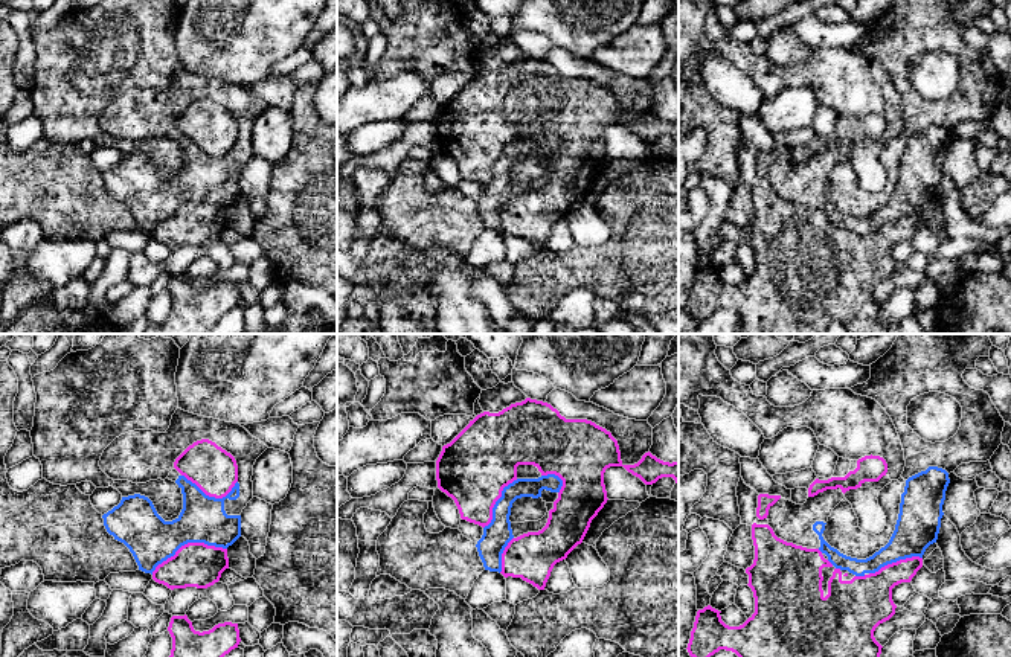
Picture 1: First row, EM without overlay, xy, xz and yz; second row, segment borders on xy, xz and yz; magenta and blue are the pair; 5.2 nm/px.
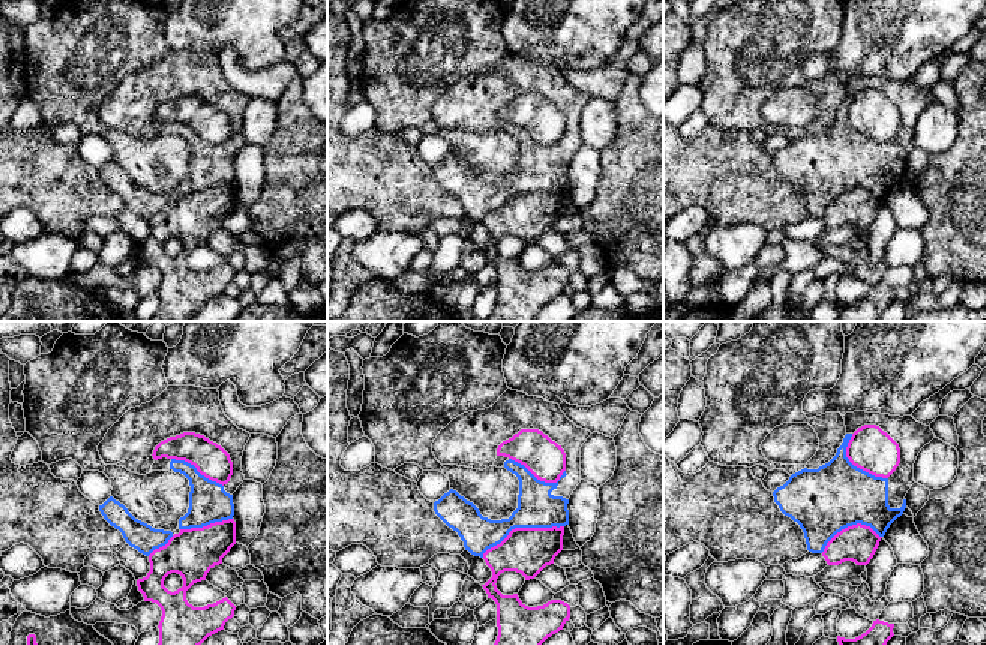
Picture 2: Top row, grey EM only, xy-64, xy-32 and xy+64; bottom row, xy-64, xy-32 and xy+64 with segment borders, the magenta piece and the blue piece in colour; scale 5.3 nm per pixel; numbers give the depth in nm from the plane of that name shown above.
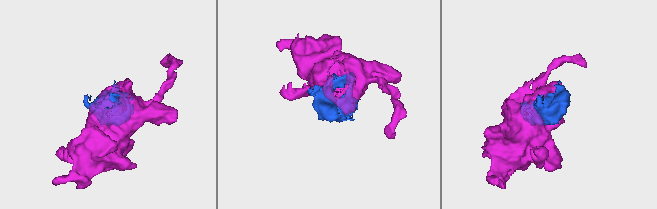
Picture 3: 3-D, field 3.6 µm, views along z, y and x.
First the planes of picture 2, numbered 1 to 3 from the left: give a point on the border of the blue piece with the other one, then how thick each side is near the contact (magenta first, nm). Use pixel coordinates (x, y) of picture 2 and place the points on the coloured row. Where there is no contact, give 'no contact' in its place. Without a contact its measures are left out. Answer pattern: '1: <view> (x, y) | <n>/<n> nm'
1: xy-64 (197, 470) | 180/220 nm
2: xy-32 (521, 528) | 260/200 nm
3: xy+64 (856, 465) | 240/360 nm

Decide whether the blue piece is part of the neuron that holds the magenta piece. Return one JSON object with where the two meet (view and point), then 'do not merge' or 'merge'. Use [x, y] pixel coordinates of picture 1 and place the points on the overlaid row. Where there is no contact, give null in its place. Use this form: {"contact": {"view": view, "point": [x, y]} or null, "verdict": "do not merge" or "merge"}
{"contact": {"view": "xy", "point": [188, 543]}, "verdict": "do not merge"}

